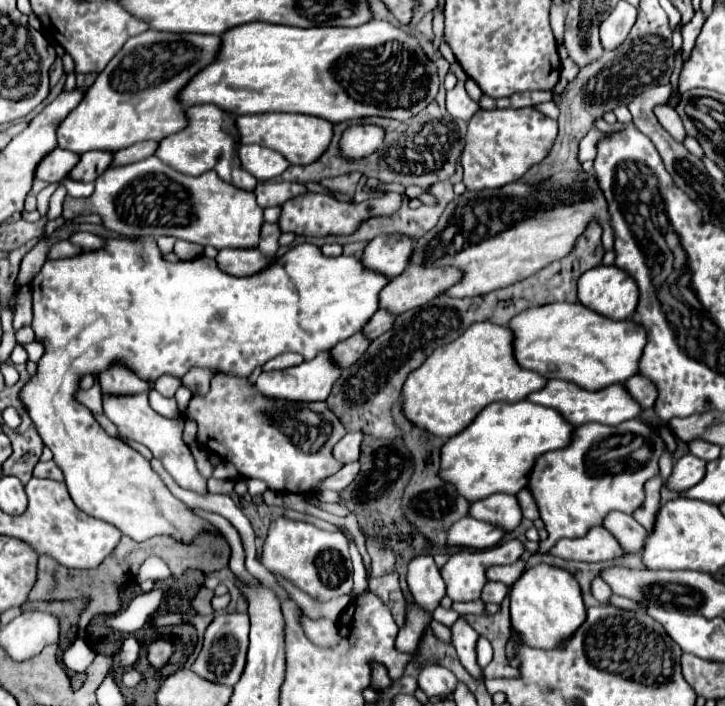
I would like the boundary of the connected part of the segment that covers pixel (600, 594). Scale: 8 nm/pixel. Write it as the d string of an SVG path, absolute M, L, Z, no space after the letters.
M596 577L592 581L592 595L600 601L600 603L608 603L610 601L610 595L612 595L612 589L610 585L606 585L606 581L602 581L600 577Z

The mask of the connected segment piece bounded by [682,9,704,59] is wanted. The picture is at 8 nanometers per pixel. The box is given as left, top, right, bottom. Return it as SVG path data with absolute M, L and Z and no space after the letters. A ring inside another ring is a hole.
M698 9L698 11L694 13L694 17L682 27L682 37L684 37L684 43L682 43L684 59L686 59L686 55L692 51L694 41L696 41L696 37L698 37L700 29L702 29L702 23L704 23L704 13L702 13L702 9Z

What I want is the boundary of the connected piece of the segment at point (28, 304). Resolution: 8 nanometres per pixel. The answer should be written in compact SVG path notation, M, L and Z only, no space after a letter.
M24 285L15 296L14 330L18 331L25 326L30 326L32 319L32 292L28 285Z

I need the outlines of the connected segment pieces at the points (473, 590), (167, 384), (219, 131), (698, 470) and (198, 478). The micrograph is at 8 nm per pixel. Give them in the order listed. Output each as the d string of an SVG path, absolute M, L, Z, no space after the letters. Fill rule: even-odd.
M508 539L508 541L498 543L496 547L482 549L482 551L464 549L460 553L454 553L442 569L442 579L446 583L446 595L452 601L476 601L476 599L480 599L480 591L486 585L486 569L492 565L514 563L522 553L524 553L524 545L518 539Z
M162 375L162 377L156 381L156 385L154 385L154 389L156 389L160 395L164 395L164 397L174 397L174 393L176 393L178 387L180 387L180 379L174 379L174 377L170 377L170 375Z
M194 105L194 107L188 107L184 113L188 119L188 125L182 131L162 139L154 155L160 157L162 163L170 165L172 169L184 175L202 175L204 171L212 171L220 167L220 177L224 181L234 183L238 189L254 191L258 181L240 167L238 151L234 149L234 143L238 147L238 131L234 127L234 119L216 105Z
M684 455L680 457L674 467L672 467L672 473L670 477L666 479L664 487L668 491L674 491L674 493L680 493L680 495L686 495L686 491L690 487L694 487L696 483L702 481L706 473L706 461L694 457L694 455Z
M134 395L134 397L102 397L104 399L104 415L118 427L120 435L132 441L138 441L142 445L146 445L154 457L158 457L164 465L164 469L174 477L174 481L190 491L196 491L200 495L208 493L206 487L206 479L198 473L196 469L196 461L188 449L188 445L182 439L182 429L184 429L184 421L182 419L166 419L162 415L158 415L150 405L148 405L148 395Z

